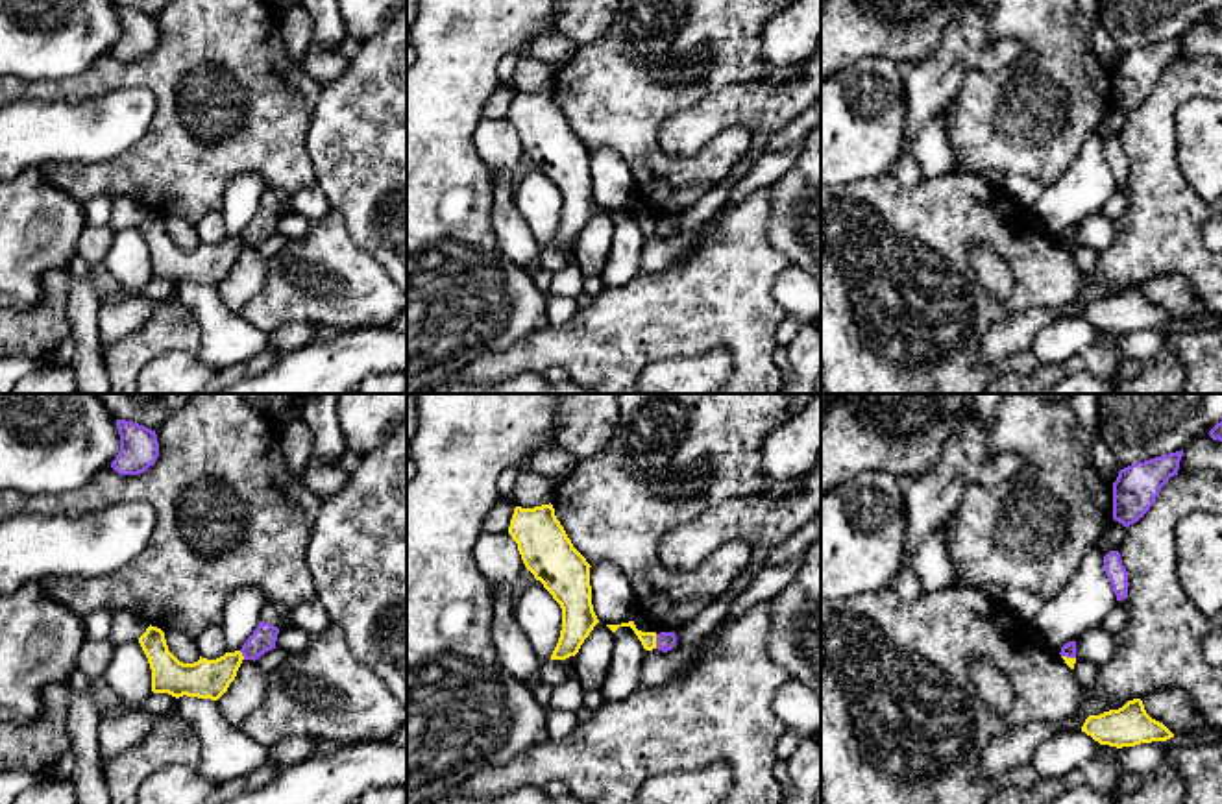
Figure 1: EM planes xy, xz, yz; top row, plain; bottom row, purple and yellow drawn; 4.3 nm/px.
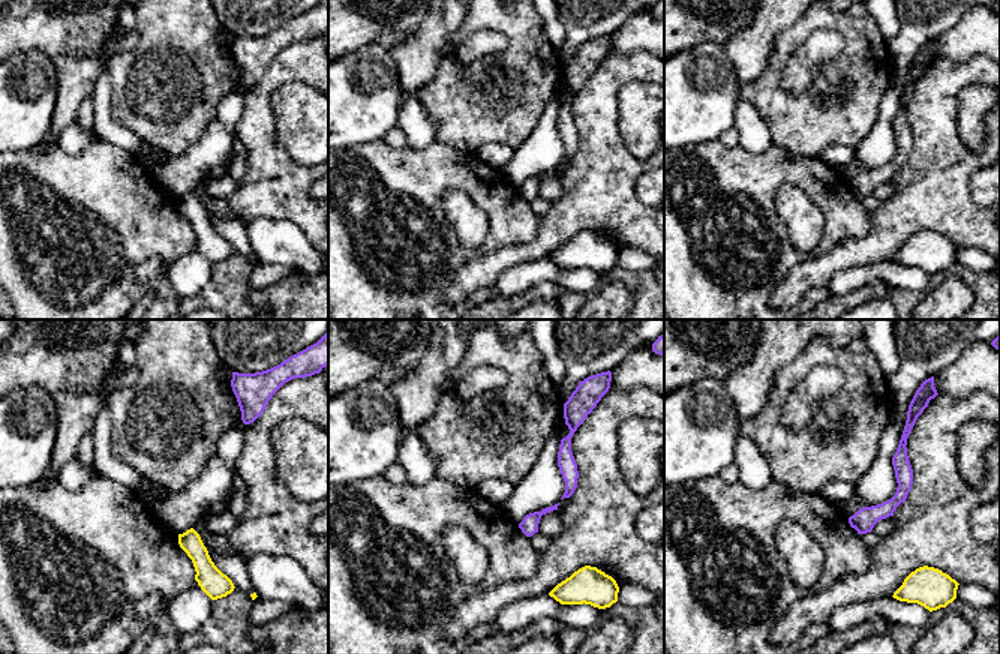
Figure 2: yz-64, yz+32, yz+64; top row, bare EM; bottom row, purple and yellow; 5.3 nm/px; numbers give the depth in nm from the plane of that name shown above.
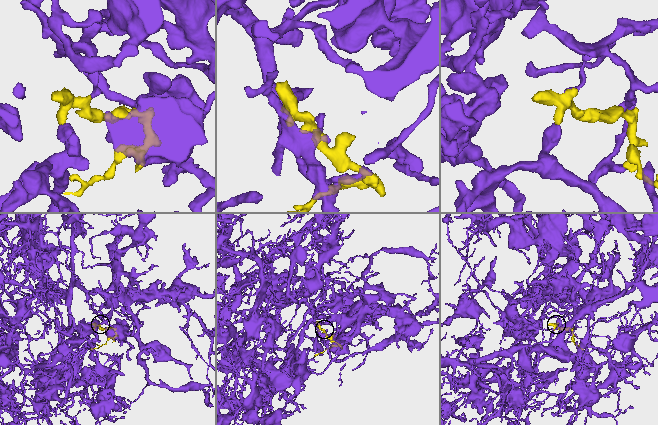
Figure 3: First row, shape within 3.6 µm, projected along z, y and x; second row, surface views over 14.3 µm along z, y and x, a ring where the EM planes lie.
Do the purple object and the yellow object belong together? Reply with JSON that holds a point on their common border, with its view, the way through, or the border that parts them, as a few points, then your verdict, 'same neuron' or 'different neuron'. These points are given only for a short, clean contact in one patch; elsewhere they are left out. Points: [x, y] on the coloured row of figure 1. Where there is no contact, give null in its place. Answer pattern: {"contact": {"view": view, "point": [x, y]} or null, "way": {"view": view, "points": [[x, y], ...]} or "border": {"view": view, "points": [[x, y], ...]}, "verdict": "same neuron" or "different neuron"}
{"contact": {"view": "xz", "point": [657, 642]}, "verdict": "different neuron"}

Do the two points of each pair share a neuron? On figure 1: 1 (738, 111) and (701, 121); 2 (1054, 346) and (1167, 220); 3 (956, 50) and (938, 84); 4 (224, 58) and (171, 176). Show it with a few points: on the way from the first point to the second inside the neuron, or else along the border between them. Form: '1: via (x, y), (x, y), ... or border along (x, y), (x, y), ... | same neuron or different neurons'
1: via (729, 111), (718, 111), (710, 117) | same neuron
2: border along (1080, 315), (1056, 318), (1039, 331) | different neurons
3: via (953, 58), (940, 76) | same neuron
4: via (224, 87), (224, 98), (189, 134), (189, 146) | same neuron

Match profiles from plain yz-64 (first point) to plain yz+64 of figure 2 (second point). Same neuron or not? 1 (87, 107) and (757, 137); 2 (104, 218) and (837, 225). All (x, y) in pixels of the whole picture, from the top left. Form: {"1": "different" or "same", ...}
{"1": "same", "2": "same"}

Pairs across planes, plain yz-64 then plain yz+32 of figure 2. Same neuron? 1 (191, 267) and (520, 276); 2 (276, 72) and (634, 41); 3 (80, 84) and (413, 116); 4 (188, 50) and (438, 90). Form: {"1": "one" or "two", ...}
{"1": "one", "2": "two", "3": "two", "4": "one"}

